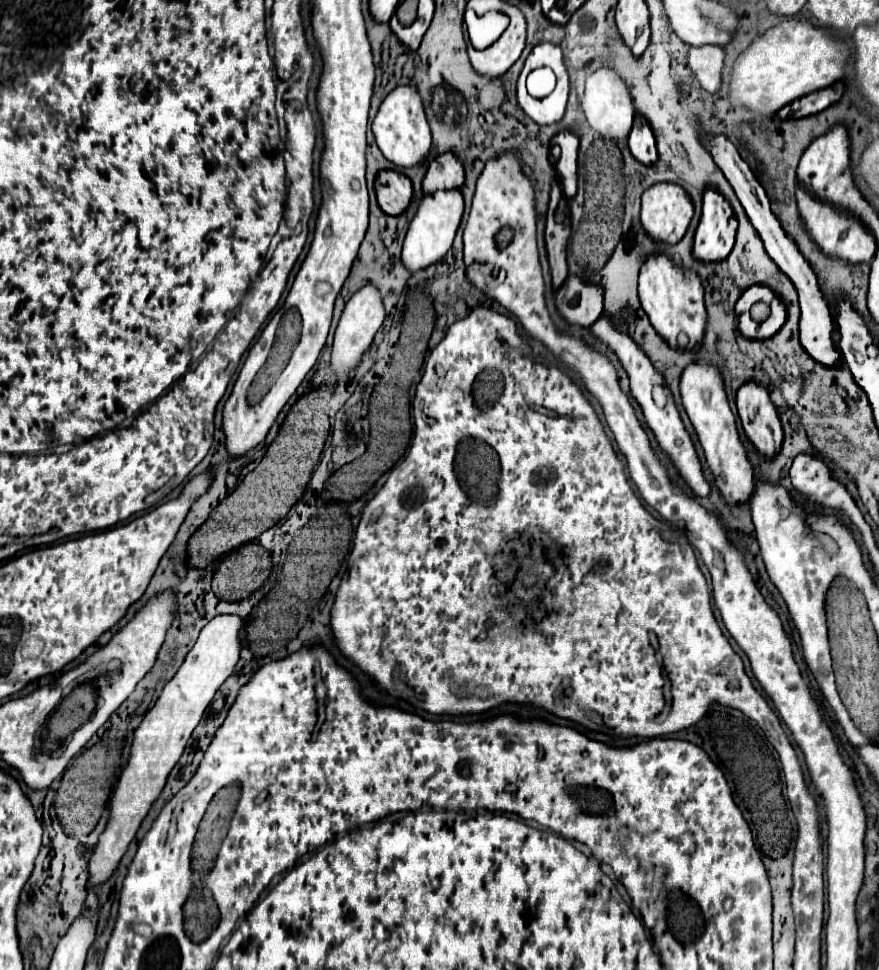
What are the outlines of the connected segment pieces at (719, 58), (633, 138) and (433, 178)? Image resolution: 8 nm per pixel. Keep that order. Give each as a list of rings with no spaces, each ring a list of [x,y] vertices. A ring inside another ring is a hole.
[[[689,46],[687,64],[707,92],[717,92],[721,82],[725,52],[721,46]]]
[[[635,118],[633,130],[629,134],[629,150],[633,158],[645,166],[653,166],[657,162],[657,148],[655,148],[655,136],[651,126],[645,118]]]
[[[451,152],[437,156],[423,178],[423,192],[433,194],[435,190],[457,190],[463,186],[463,166],[459,164],[459,158]]]

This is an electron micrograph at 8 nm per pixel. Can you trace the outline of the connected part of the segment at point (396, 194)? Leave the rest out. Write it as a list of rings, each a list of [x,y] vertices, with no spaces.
[[[381,170],[375,178],[375,192],[381,210],[389,216],[399,216],[411,200],[411,180],[395,170]]]

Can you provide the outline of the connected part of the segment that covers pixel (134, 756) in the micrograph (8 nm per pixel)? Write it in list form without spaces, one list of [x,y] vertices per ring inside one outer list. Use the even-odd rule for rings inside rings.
[[[219,614],[209,620],[177,674],[167,682],[155,706],[145,714],[141,726],[135,730],[131,756],[127,766],[121,770],[111,796],[111,816],[107,828],[99,836],[99,842],[93,846],[89,858],[89,876],[93,884],[105,882],[117,868],[141,820],[147,816],[153,800],[161,794],[169,772],[179,762],[181,752],[185,750],[185,744],[199,724],[205,708],[211,704],[219,686],[233,674],[243,648],[241,634],[245,624],[247,620],[237,614]]]

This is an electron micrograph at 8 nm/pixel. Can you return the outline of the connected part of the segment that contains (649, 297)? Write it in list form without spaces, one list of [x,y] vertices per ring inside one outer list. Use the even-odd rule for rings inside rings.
[[[651,256],[641,266],[639,298],[657,334],[673,348],[679,350],[679,338],[685,338],[683,350],[695,350],[703,344],[707,312],[703,302],[703,286],[695,272],[675,266],[667,256]]]

